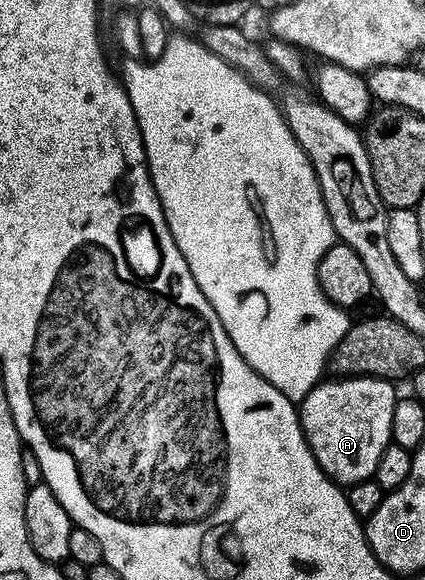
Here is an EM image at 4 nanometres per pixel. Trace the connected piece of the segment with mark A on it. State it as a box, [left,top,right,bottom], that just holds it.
[299,377,400,487]

